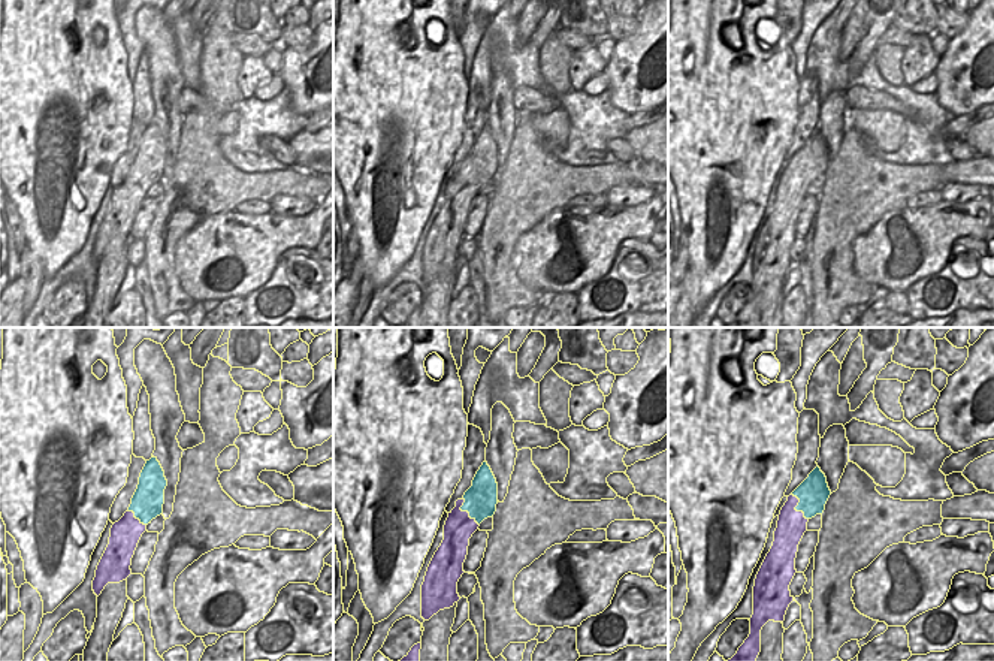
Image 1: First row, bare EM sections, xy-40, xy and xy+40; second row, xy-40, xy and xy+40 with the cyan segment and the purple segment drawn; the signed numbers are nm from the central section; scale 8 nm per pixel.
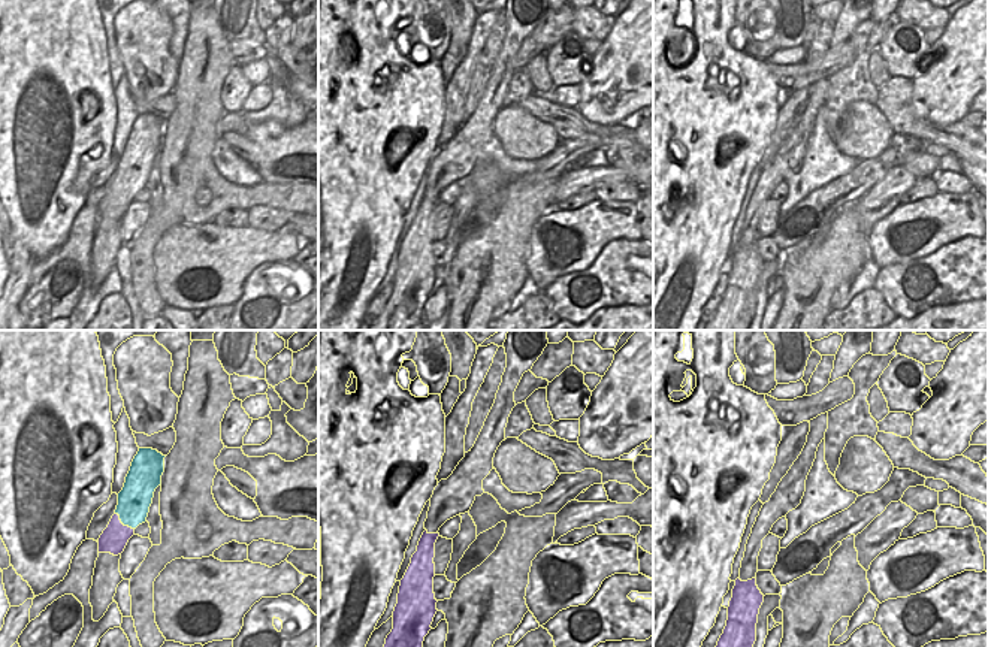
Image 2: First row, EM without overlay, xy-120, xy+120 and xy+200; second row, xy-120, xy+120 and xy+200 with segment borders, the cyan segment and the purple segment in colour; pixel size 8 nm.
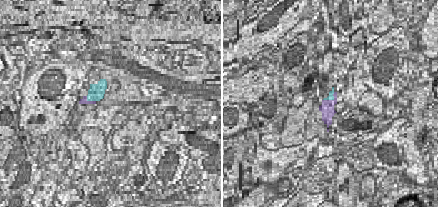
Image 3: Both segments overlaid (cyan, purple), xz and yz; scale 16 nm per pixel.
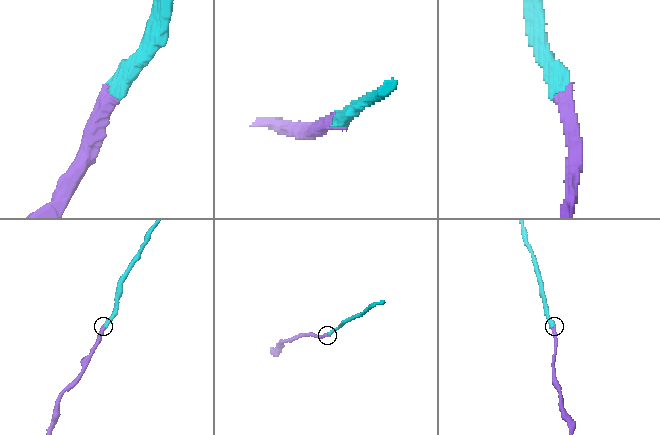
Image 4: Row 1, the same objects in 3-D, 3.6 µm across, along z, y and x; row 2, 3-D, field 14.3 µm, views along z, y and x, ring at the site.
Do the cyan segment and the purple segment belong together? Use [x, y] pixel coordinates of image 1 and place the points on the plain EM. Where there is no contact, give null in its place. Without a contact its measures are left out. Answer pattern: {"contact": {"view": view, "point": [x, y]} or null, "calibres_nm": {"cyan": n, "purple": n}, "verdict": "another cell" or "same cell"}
{"contact": {"view": "xy", "point": [465, 175]}, "calibres_nm": {"cyan": 260, "purple": 240}, "verdict": "same cell"}

